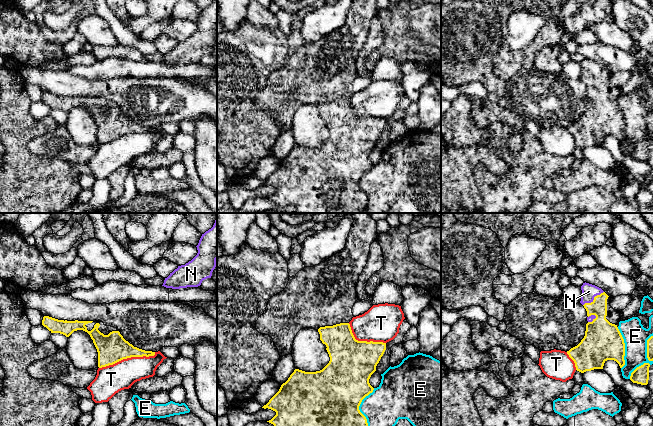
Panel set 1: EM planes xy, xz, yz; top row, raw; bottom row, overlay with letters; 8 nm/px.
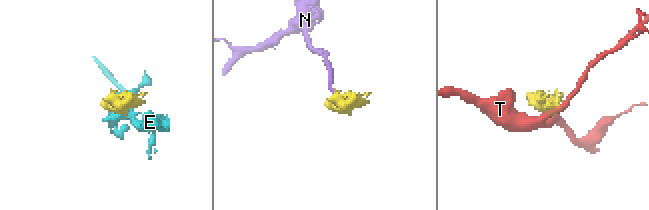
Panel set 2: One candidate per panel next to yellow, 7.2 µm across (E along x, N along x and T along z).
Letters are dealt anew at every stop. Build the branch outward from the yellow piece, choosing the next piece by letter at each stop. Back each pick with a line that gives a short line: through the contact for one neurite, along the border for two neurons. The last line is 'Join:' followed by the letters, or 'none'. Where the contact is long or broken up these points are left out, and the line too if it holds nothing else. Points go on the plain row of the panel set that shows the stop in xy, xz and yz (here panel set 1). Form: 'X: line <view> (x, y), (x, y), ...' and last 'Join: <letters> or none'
N: line yz (600, 105), (597, 100), (594, 75), (589, 67)
Join: N

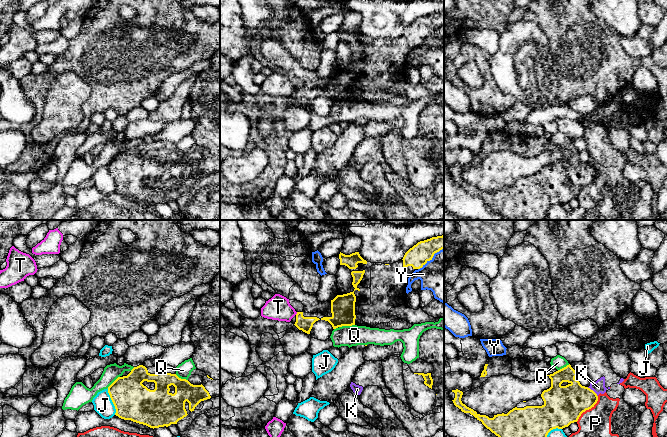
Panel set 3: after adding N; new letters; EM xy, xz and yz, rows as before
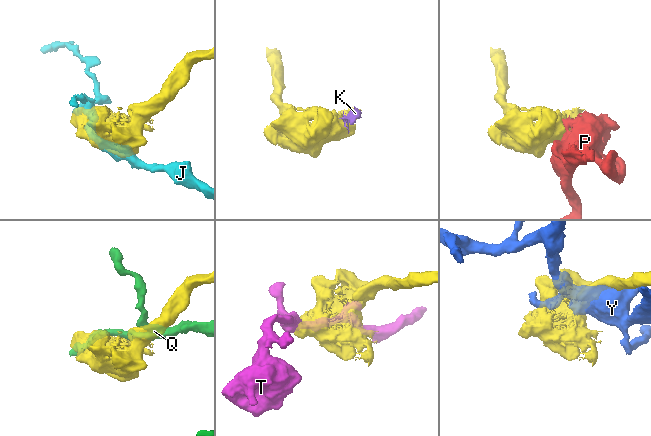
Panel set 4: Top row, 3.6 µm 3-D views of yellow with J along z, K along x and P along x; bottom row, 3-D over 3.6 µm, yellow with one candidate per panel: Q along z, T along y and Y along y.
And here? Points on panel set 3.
Join: none

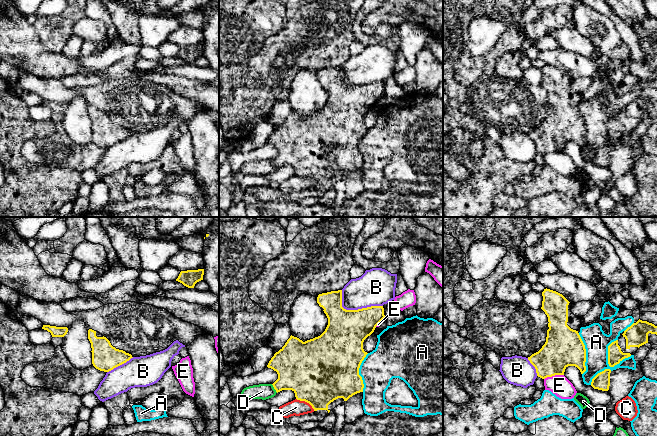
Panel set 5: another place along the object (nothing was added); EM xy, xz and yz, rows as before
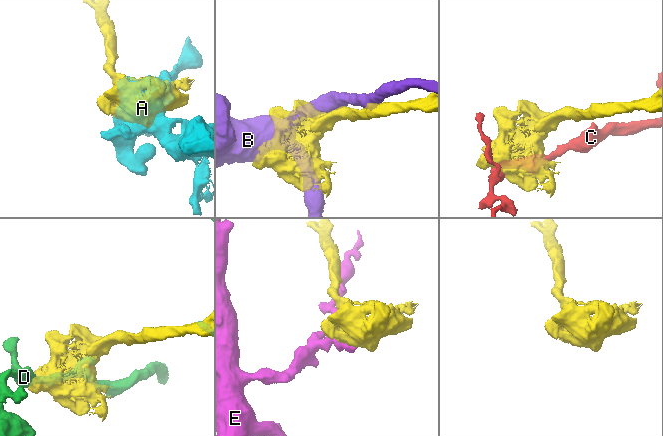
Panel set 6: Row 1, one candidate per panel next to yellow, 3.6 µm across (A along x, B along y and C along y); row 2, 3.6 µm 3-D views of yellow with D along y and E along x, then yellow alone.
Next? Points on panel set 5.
Join: none

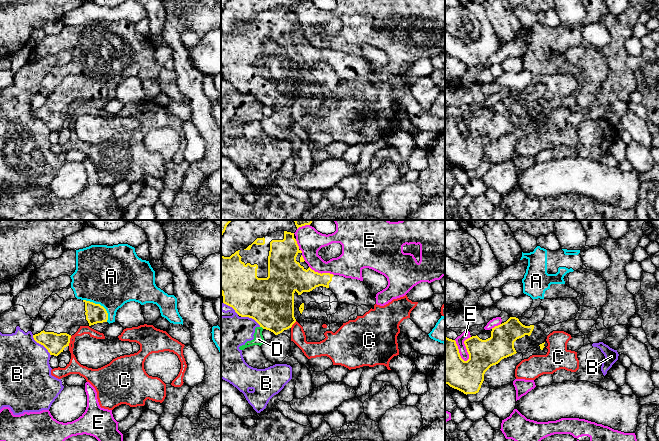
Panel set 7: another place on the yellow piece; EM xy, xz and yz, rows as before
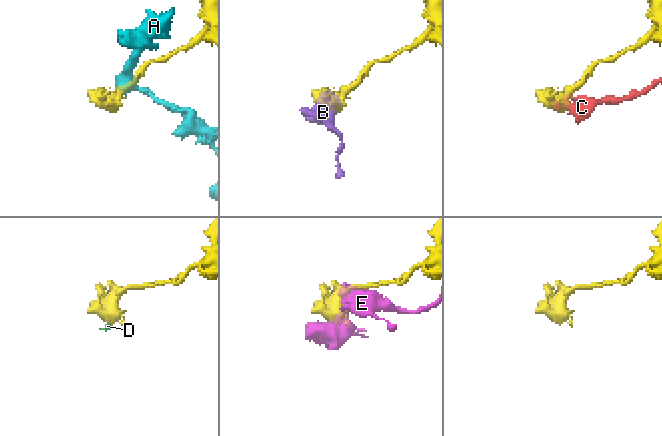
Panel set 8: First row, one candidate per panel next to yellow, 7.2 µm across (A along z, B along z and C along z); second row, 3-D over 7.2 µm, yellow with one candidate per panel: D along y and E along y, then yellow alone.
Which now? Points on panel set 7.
Join: none

